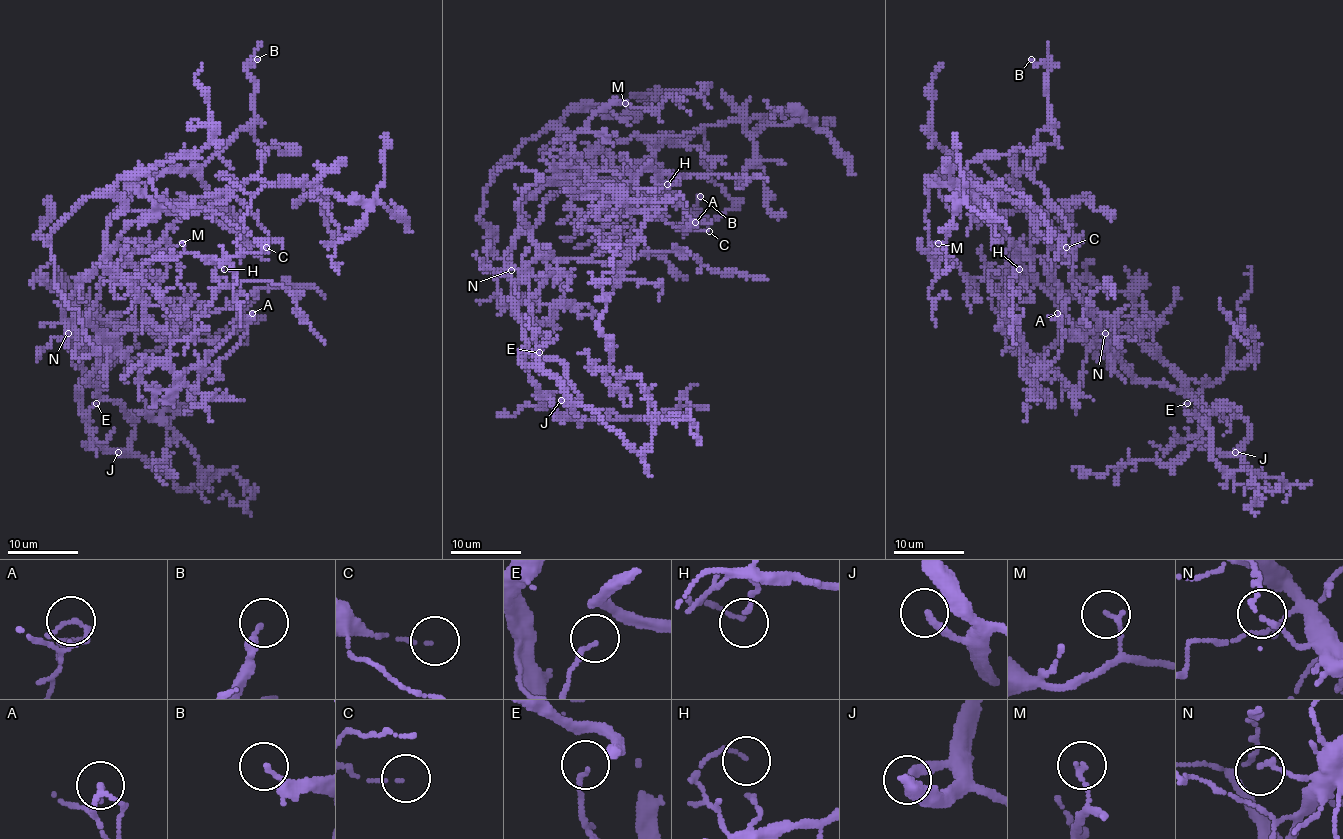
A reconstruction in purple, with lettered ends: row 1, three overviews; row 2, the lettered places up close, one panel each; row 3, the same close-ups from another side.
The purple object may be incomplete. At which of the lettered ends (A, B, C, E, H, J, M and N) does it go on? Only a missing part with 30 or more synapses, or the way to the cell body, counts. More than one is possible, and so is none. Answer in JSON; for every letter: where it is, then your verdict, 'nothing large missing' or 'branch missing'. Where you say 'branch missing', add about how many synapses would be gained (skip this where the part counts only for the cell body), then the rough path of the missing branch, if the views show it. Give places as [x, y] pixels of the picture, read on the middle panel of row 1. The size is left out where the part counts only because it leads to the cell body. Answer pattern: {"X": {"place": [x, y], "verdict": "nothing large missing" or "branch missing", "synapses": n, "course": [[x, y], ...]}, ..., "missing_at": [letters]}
{"A": {"place": [695, 222], "verdict": "nothing large missing"}, "B": {"place": [700, 196], "verdict": "nothing large missing"}, "C": {"place": [709, 231], "verdict": "nothing large missing"}, "E": {"place": [539, 352], "verdict": "nothing large missing"}, "H": {"place": [667, 184], "verdict": "nothing large missing"}, "J": {"place": [561, 400], "verdict": "branch missing"}, "M": {"place": [625, 103], "verdict": "nothing large missing"}, "N": {"place": [511, 270], "verdict": "nothing large missing"}, "missing_at": ["J"]}

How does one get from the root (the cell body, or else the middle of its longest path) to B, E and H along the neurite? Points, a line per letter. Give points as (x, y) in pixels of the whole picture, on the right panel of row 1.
B: (1117, 329), (1098, 343), (1070, 320), (1031, 262), (1031, 217), (1012, 180), (1050, 120), (1047, 68), (1031, 59)
E: (1117, 329), (1124, 327), (1140, 343), (1149, 345), (1180, 376), (1184, 387), (1198, 403), (1187, 417), (1187, 403)
H: (1117, 329), (1079, 299), (1043, 289), (1017, 262), (987, 280), (1017, 326), (1017, 340), (1003, 304), (1019, 269)

